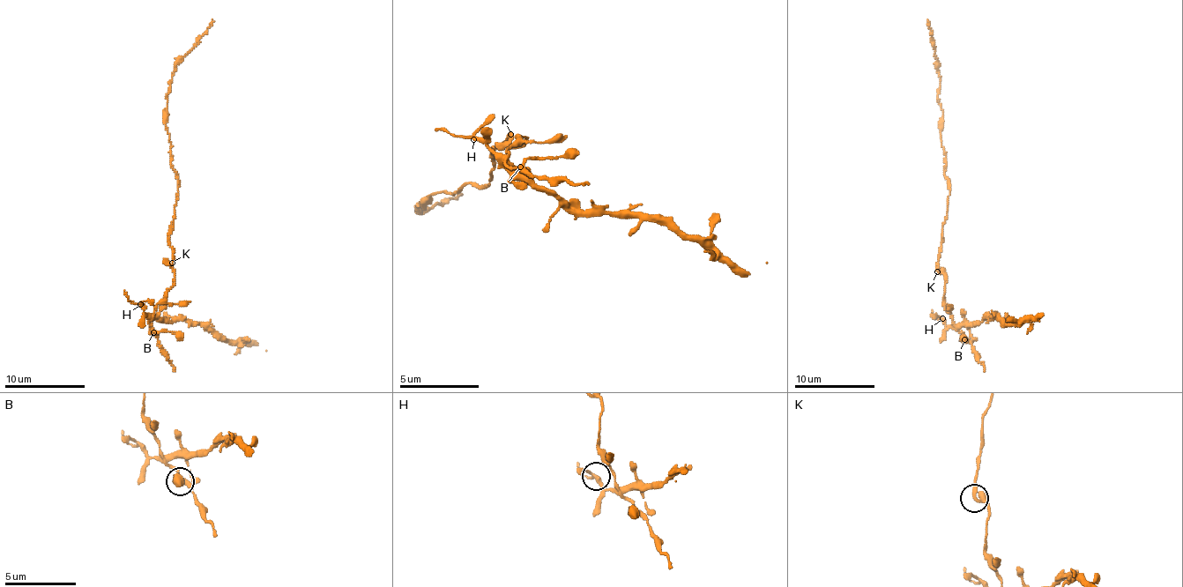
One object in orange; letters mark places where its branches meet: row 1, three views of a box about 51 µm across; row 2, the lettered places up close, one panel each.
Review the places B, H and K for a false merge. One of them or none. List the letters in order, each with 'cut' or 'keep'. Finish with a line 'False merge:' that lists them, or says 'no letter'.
B: keep
H: keep
K: keep
False merge: no letter

